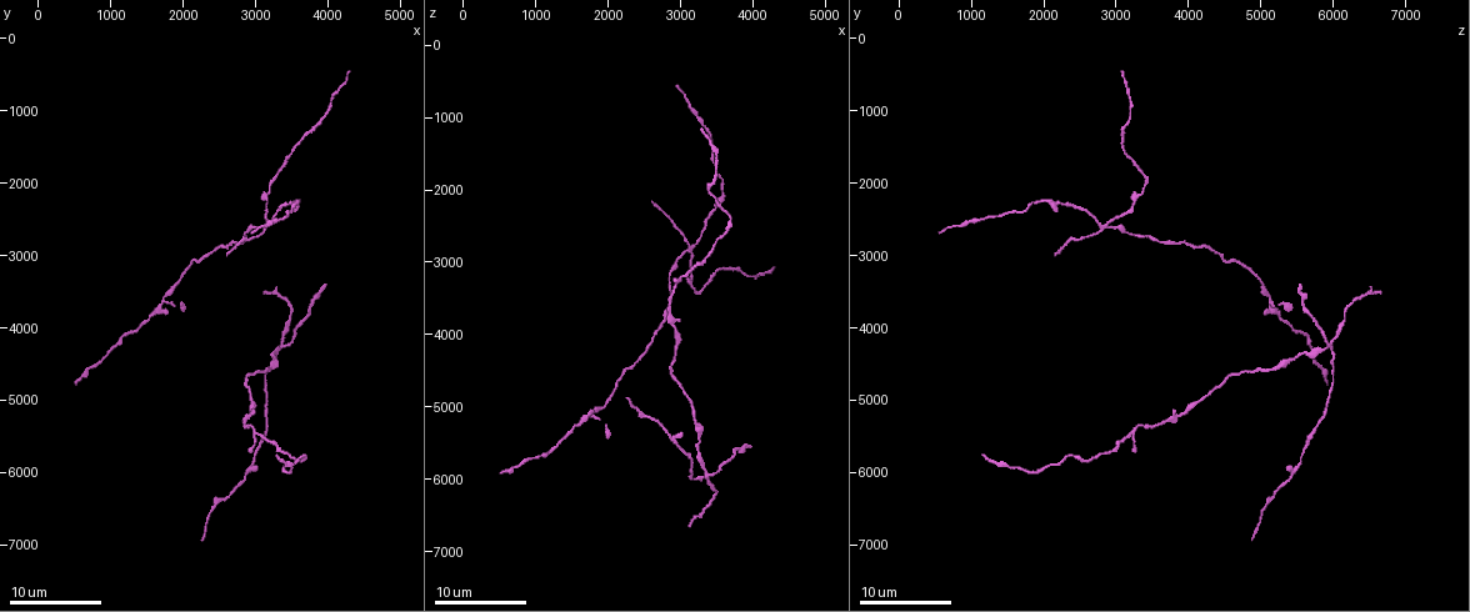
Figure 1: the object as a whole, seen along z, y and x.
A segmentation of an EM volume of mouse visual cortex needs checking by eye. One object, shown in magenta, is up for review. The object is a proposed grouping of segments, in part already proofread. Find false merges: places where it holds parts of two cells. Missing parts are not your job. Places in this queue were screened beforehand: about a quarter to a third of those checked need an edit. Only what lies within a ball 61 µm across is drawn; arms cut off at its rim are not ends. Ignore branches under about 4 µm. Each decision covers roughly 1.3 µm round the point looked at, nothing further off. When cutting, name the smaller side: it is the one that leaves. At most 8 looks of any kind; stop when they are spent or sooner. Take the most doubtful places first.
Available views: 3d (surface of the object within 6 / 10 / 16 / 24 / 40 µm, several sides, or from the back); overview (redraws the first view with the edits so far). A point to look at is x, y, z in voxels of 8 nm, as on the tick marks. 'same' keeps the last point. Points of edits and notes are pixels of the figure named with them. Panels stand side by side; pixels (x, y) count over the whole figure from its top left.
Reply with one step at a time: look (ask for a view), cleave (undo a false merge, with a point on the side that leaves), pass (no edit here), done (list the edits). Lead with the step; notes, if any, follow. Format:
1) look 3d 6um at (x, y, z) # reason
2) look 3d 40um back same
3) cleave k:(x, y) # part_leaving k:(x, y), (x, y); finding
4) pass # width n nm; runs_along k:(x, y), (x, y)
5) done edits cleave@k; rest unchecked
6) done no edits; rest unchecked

look 3d 10um at (3150, 2600, 2800) # four-way junction

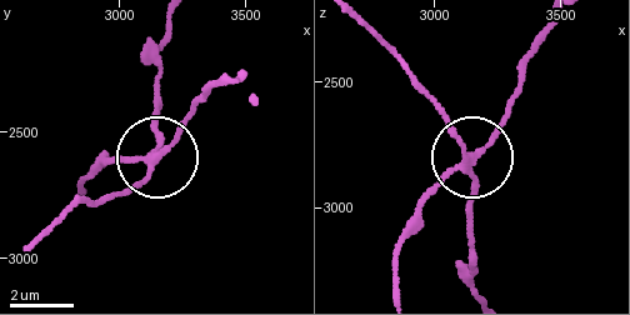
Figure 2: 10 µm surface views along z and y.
cleave 2:(156, 129) # arms 4; part_leaving 2:(150, 160), (159, 144), (159, 55), (169, 23); two cells meet here

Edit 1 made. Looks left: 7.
look 3d 16um at (3400, 4200, 5900) # thin arm on a thick one

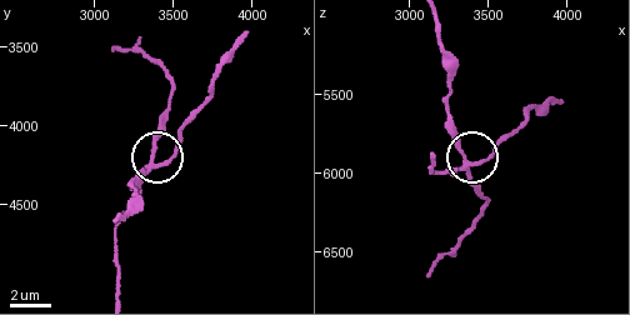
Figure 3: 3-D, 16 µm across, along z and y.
cleave 3:(175, 155) # width 190 nm; a second cell is stuck on

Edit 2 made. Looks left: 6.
look 3d 16um at (3550, 2300, 2000) # thick turns thin

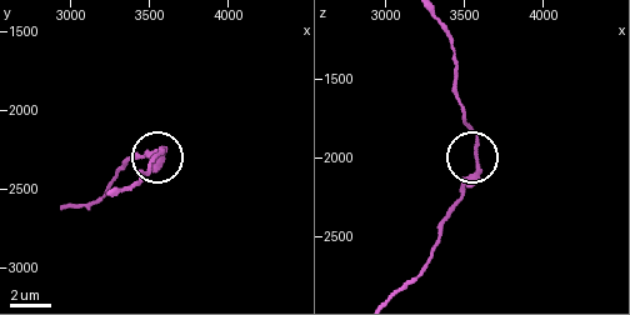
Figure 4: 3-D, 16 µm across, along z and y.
look 3d 16um back at (3580, 2240, 2000) # from behind

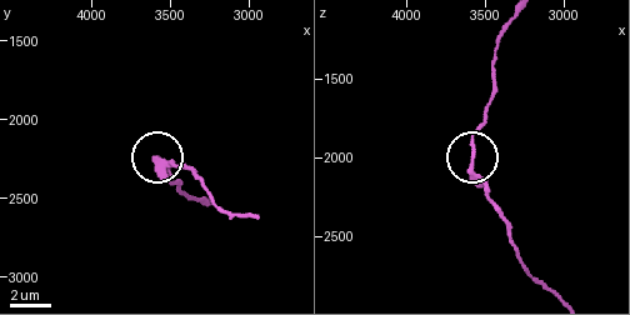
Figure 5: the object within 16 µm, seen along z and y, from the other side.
pass # width 200 nm; continuous, no second cell

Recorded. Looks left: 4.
done edits cleave@2, cleave@3; rest unchecked

